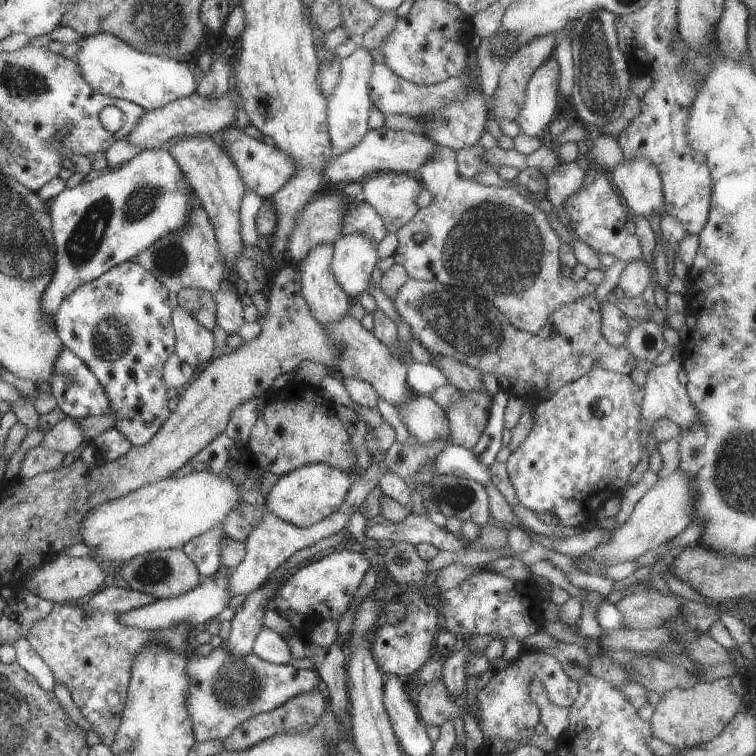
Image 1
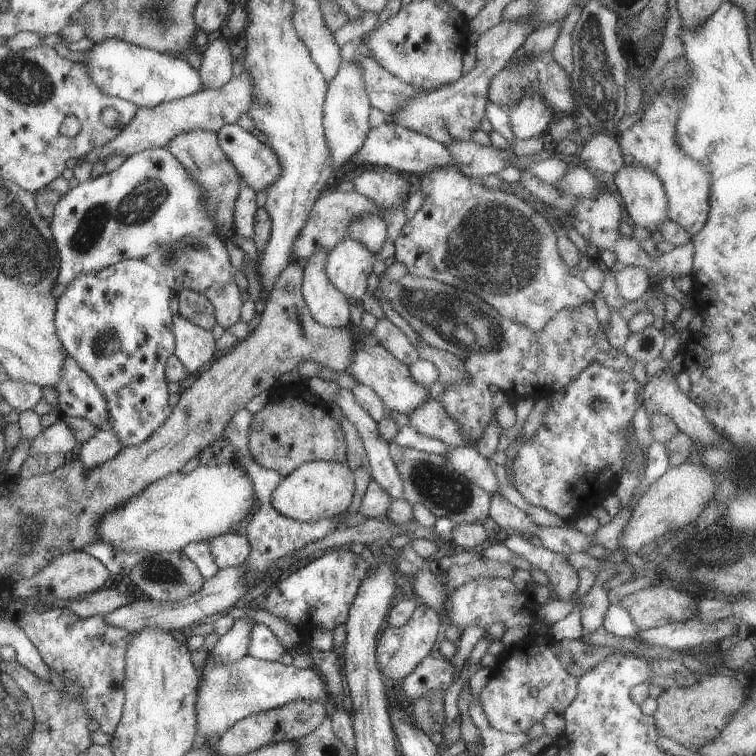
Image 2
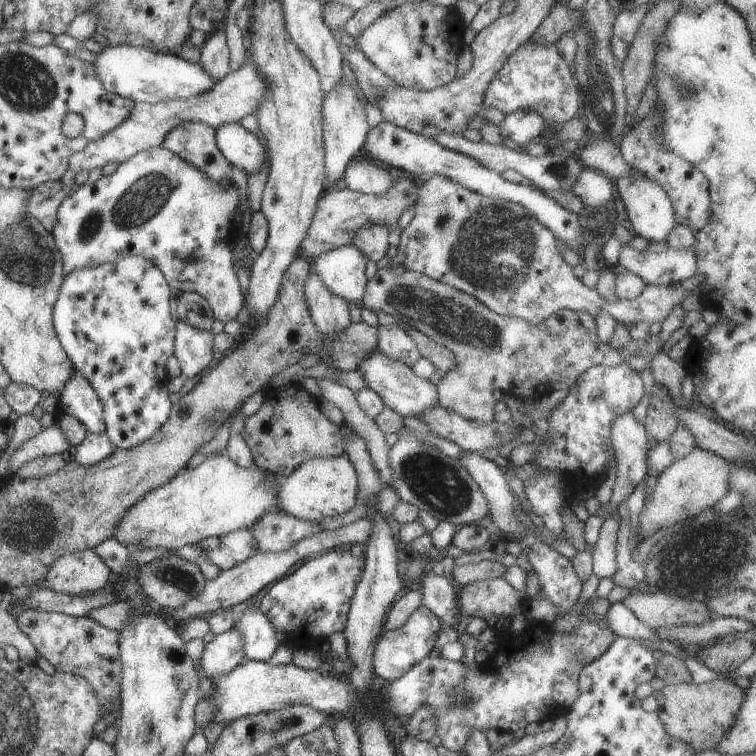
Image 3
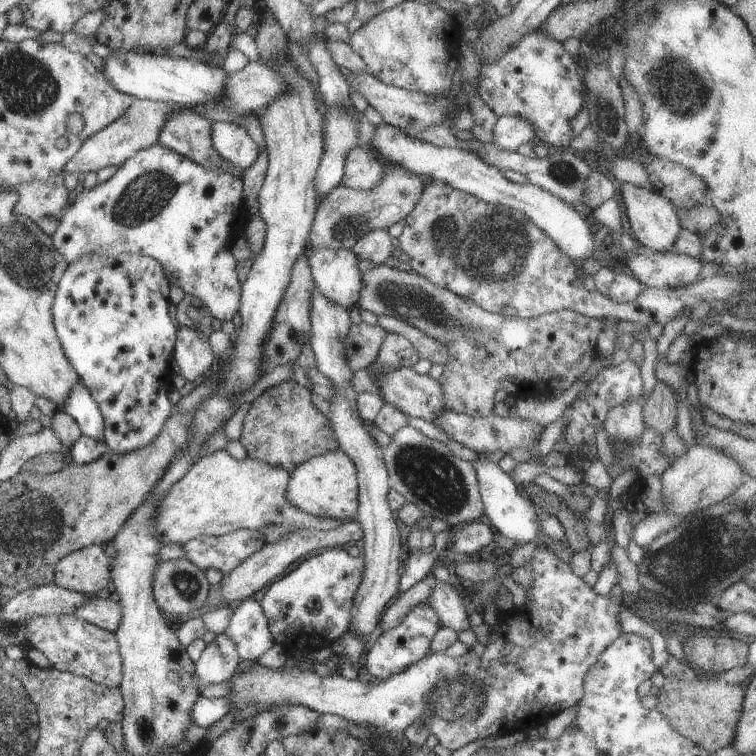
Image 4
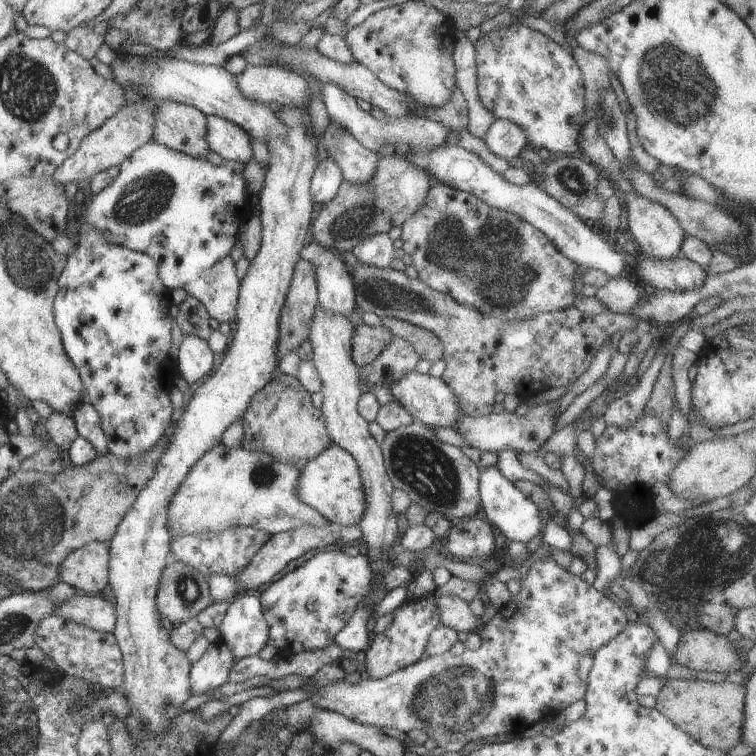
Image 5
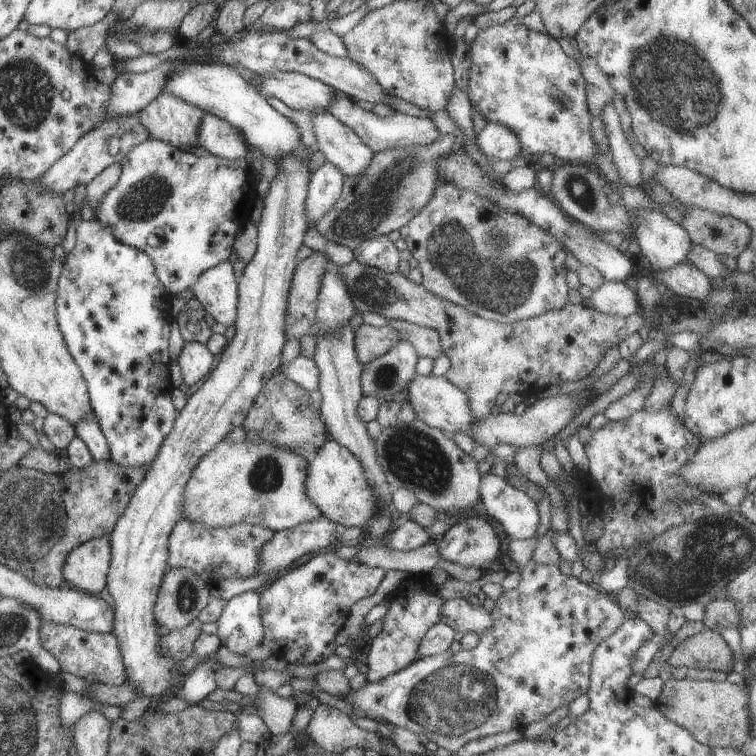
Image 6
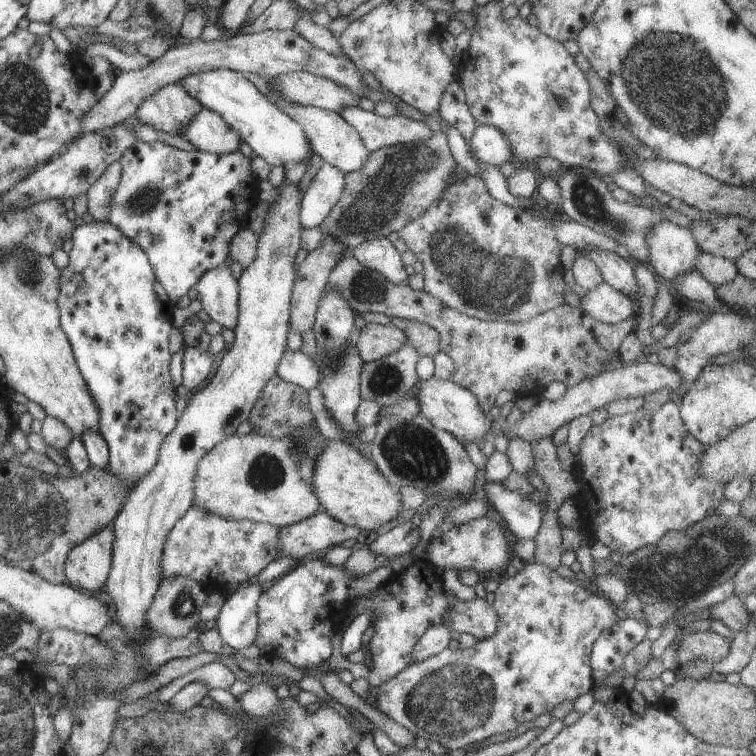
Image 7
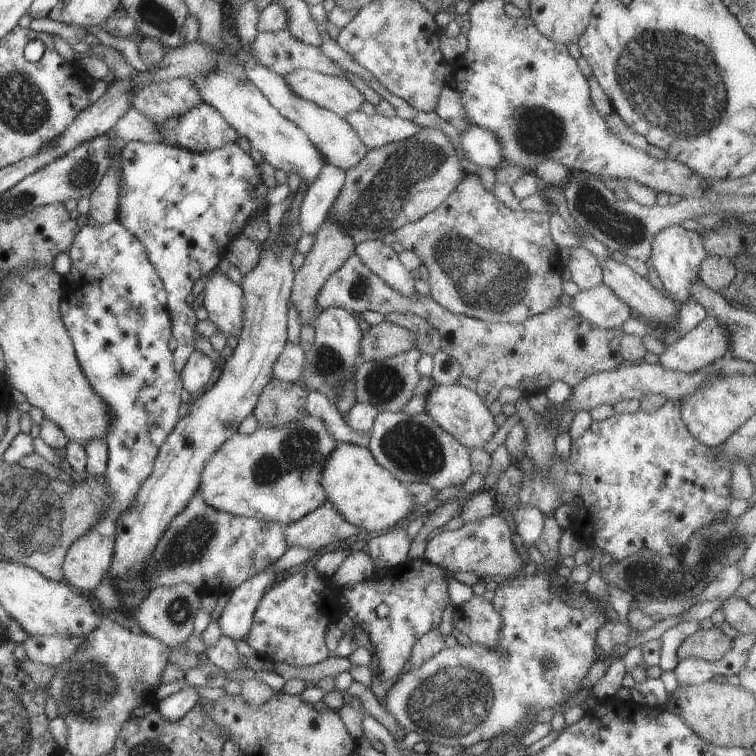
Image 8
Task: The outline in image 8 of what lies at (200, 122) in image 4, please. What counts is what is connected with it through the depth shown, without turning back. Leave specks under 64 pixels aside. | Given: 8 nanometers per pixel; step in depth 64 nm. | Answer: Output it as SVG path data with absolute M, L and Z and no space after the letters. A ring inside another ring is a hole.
M187 77L145 85L131 99L133 108L154 124L185 114L200 102L197 89Z

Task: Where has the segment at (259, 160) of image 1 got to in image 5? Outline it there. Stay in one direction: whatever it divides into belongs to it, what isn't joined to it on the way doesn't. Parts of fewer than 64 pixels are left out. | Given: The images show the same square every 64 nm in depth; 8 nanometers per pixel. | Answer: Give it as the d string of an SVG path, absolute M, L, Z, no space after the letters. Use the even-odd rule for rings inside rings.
M205 115L205 142L224 160L245 164L252 158L249 136L239 126L213 115Z

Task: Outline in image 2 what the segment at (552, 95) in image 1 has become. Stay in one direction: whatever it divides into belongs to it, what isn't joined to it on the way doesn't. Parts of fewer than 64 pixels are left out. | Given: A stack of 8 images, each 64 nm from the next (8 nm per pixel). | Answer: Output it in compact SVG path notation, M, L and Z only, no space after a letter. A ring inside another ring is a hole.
M529 90L523 98L508 110L509 124L513 138L527 140L548 130L552 122L551 110L545 106L537 90Z

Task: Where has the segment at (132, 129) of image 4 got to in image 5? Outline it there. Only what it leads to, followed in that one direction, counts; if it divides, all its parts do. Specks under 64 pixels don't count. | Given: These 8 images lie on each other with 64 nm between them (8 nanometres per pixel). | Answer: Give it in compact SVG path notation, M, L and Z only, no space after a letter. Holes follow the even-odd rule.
M153 99L137 100L119 108L111 118L107 118L99 128L95 128L81 138L77 149L71 156L67 156L59 166L53 170L51 180L65 186L69 182L82 185L89 181L97 172L121 164L135 148L139 148L152 140L153 133L153 108L156 102Z

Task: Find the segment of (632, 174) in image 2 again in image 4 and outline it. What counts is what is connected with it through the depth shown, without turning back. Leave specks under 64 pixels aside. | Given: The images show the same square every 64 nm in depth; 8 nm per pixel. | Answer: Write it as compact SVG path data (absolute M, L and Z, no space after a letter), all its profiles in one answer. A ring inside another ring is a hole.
M621 183L620 186L625 214L631 228L631 237L637 241L639 249L651 252L673 251L681 226L672 203L655 190L645 190L633 184Z

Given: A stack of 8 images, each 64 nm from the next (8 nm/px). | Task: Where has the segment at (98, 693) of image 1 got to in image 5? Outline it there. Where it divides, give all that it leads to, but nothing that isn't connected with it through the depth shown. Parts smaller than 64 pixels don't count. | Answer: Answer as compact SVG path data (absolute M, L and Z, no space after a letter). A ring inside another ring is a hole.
M62 616L44 617L35 628L35 645L47 654L58 672L83 680L83 682L114 689L123 684L122 655L112 633L103 633L67 622Z

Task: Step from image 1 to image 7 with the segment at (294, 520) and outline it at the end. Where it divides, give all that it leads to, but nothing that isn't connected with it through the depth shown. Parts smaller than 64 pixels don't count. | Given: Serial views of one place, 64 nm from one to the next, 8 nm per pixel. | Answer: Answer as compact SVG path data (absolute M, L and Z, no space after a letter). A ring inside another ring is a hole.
M339 439L327 441L322 451L316 456L312 470L311 490L317 497L321 510L348 527L375 531L385 522L393 518L399 519L403 513L403 509L400 508L398 489L387 482L371 459L366 459L355 447Z

